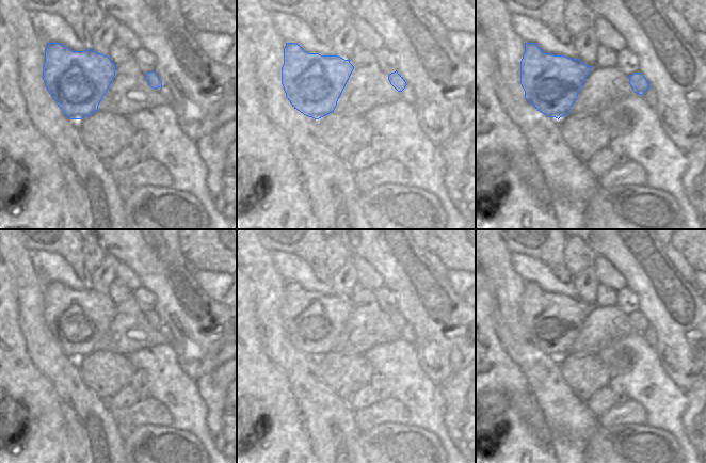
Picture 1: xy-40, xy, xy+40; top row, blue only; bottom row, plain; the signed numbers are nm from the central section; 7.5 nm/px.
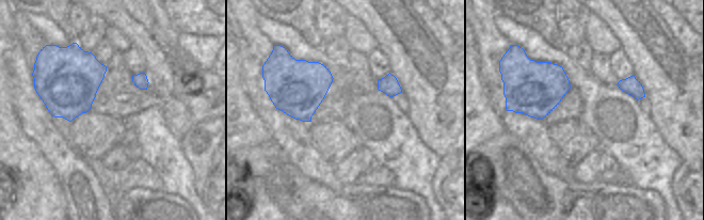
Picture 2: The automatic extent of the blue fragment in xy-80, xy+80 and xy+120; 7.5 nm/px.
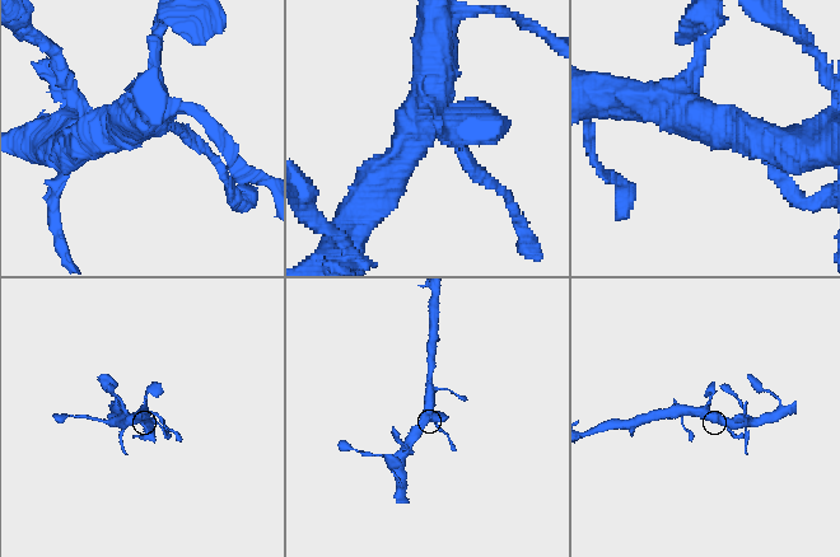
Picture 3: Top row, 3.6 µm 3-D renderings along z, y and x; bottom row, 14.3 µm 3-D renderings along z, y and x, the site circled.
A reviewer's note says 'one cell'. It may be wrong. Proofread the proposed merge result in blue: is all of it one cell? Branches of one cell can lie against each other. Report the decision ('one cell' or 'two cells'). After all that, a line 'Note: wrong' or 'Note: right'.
two cells
Note: wrong

